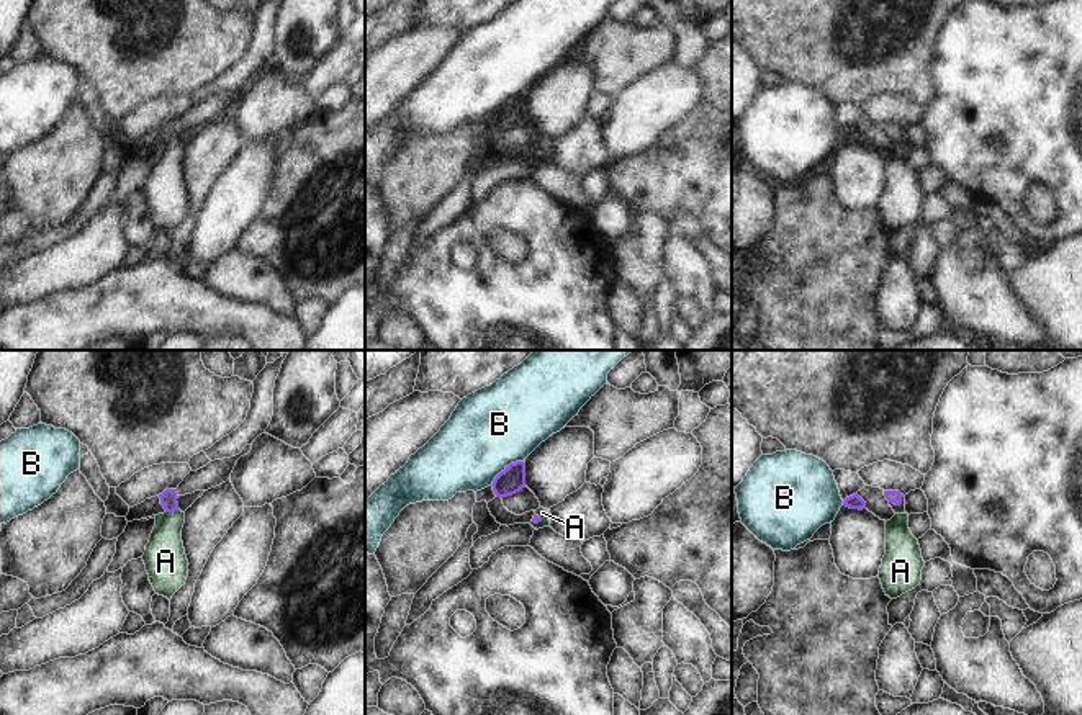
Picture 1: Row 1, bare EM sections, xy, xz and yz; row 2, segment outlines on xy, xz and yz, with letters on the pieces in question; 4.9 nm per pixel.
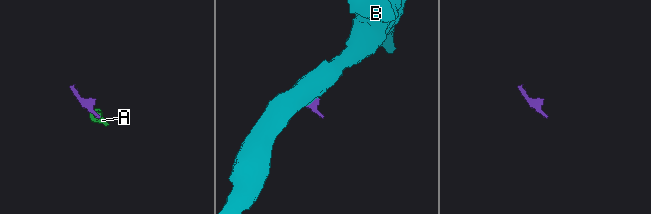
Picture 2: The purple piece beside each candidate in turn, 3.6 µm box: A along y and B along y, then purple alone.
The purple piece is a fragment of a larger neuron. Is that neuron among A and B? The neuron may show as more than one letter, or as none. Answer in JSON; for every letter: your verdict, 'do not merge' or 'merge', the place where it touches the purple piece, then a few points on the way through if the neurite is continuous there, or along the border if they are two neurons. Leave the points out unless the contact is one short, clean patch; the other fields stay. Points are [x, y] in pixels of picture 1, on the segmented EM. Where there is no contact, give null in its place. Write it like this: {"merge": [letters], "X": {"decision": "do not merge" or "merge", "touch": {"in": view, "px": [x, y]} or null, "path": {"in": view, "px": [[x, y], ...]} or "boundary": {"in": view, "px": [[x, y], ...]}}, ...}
{"merge": ["A"], "A": {"decision": "merge", "touch": {"in": "xy", "px": [171, 511]}, "path": {"in": "xy", "px": [[169, 498], [171, 511], [166, 562]]}}, "B": {"decision": "do not merge", "touch": {"in": "xz", "px": [506, 468]}, "boundary": {"in": "xz", "px": [[522, 460], [511, 462], [491, 485]]}}}

